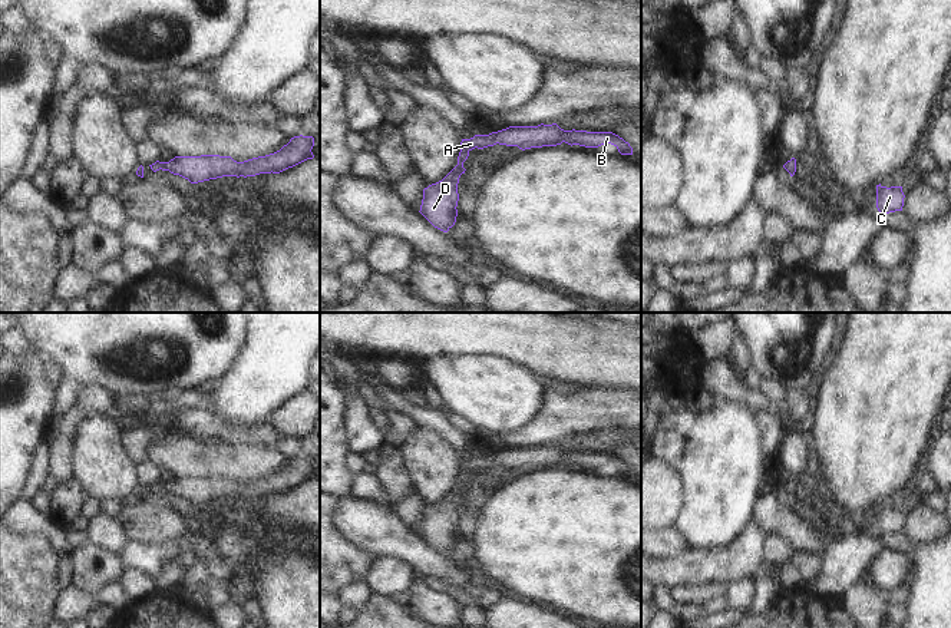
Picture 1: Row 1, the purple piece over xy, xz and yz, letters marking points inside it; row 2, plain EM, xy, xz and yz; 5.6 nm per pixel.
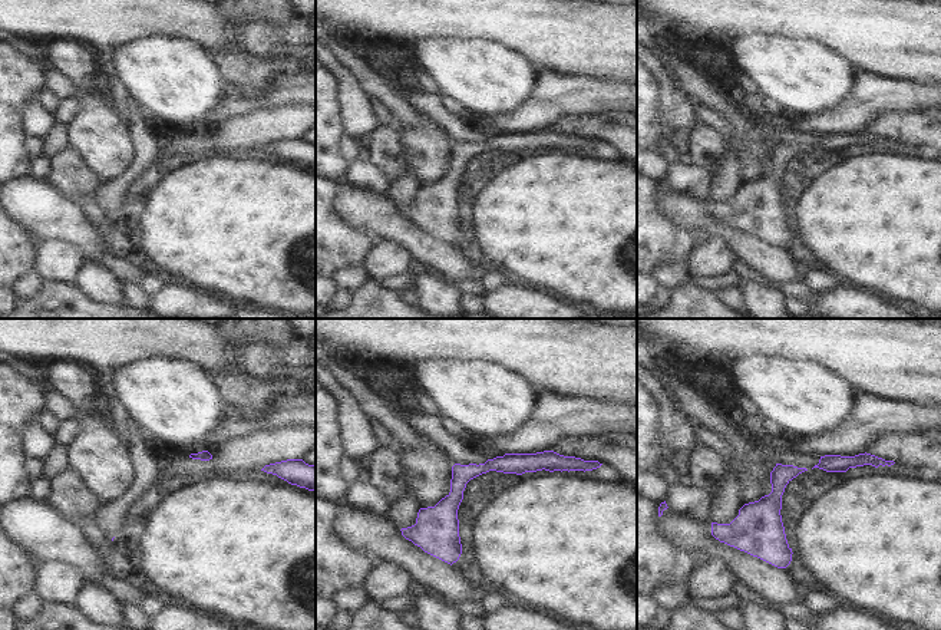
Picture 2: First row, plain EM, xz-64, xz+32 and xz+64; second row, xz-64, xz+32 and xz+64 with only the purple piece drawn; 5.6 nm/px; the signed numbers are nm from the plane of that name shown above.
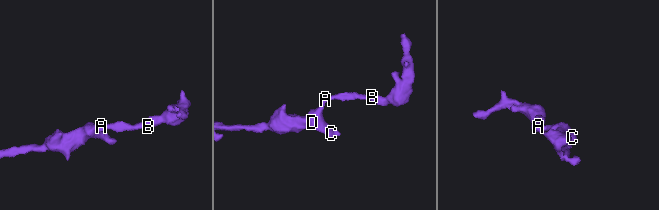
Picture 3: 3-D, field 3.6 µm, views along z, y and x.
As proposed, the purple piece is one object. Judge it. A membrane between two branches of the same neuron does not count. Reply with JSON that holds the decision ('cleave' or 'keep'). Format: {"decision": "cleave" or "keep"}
{"decision": "keep"}

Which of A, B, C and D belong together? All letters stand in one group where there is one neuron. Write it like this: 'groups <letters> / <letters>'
groups A B C D

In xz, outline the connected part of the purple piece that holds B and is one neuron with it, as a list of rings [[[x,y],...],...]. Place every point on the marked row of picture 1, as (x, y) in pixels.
[[[557,123],[538,126],[509,126],[489,135],[475,135],[462,139],[458,165],[439,182],[423,189],[420,214],[437,229],[448,232],[458,217],[458,184],[465,173],[463,162],[475,148],[483,149],[496,143],[518,146],[519,149],[557,146],[562,142],[585,148],[598,148],[604,143],[614,145],[621,155],[633,155],[628,142],[612,132],[564,130]]]

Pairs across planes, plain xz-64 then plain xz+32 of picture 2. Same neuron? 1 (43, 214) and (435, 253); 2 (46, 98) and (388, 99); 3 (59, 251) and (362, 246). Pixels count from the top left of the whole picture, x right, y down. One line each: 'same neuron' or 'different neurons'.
1: same neuron
2: different neurons
3: different neurons

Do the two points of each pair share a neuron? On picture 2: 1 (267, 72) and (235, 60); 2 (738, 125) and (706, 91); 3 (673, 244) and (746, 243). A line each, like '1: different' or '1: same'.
1: same
2: same
3: different

